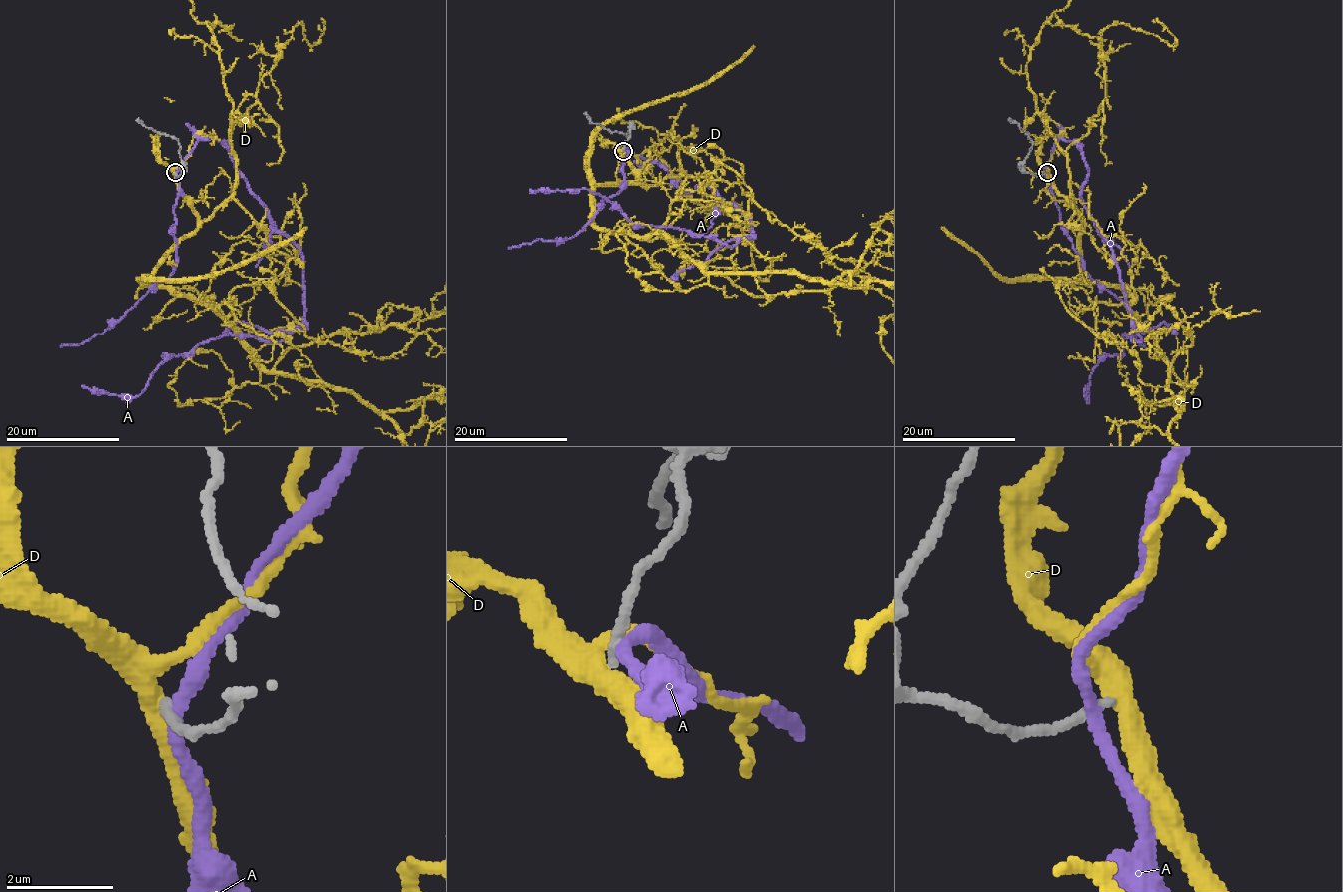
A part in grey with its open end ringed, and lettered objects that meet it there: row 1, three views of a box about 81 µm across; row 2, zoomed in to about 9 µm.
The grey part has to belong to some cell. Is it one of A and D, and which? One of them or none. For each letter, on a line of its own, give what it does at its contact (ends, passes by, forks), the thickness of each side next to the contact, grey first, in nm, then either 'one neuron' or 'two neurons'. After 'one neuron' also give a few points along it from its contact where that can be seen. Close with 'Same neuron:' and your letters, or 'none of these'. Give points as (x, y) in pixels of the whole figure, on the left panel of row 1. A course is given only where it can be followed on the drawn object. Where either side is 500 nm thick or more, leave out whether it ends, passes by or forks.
A: it passes by; calibres 200 and 240 nm; two neurons
D: it forks; calibres 180 and 360 nm; two neurons
Same neuron: none of these

